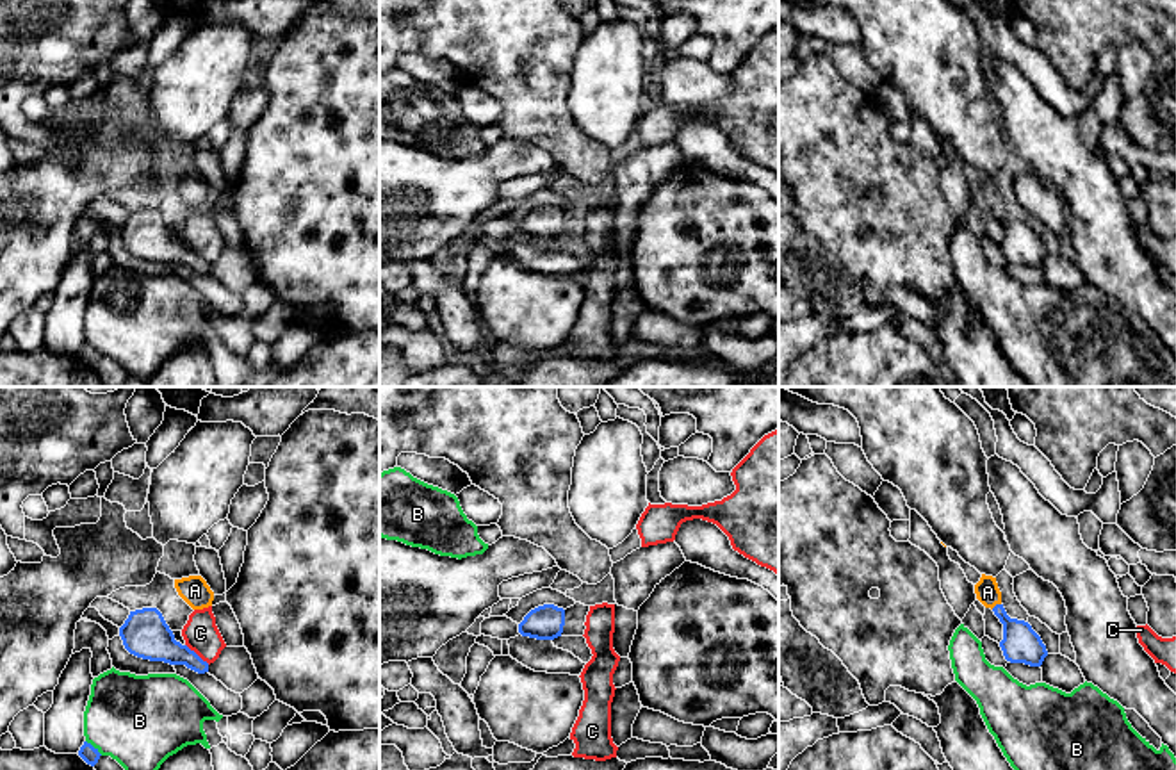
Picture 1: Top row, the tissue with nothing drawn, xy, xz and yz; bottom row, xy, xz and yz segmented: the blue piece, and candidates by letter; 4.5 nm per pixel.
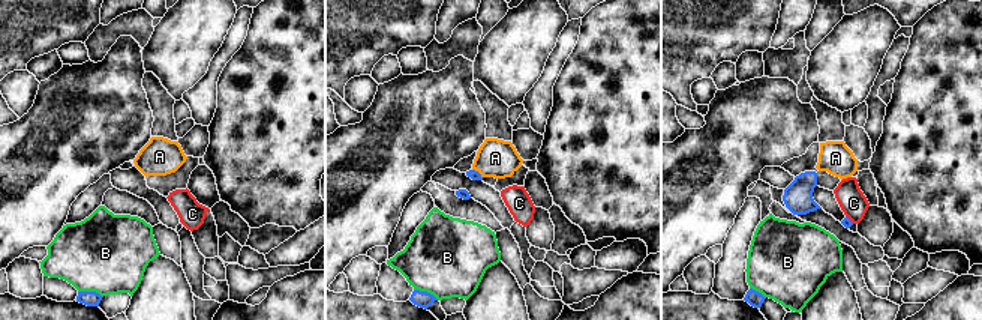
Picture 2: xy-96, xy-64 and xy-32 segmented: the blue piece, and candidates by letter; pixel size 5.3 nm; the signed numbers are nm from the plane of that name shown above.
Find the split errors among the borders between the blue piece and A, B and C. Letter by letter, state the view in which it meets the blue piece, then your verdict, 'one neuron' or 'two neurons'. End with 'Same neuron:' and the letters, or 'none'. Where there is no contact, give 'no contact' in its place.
A: yz | one neuron
B: xy | two neurons
C: xy | two neurons
Same neuron: A

